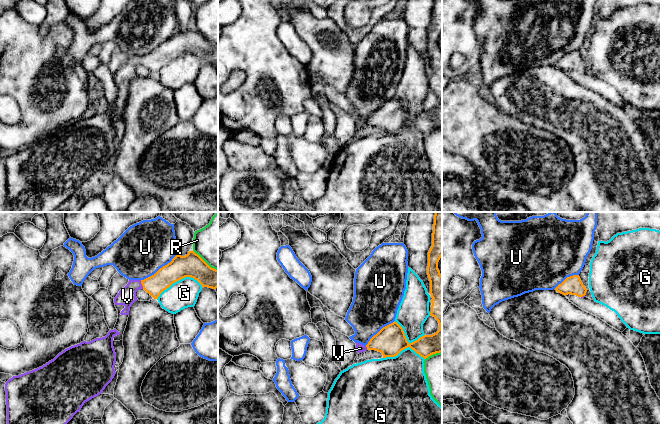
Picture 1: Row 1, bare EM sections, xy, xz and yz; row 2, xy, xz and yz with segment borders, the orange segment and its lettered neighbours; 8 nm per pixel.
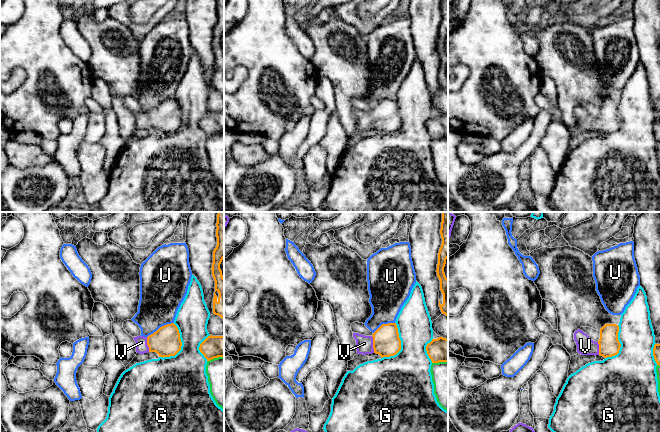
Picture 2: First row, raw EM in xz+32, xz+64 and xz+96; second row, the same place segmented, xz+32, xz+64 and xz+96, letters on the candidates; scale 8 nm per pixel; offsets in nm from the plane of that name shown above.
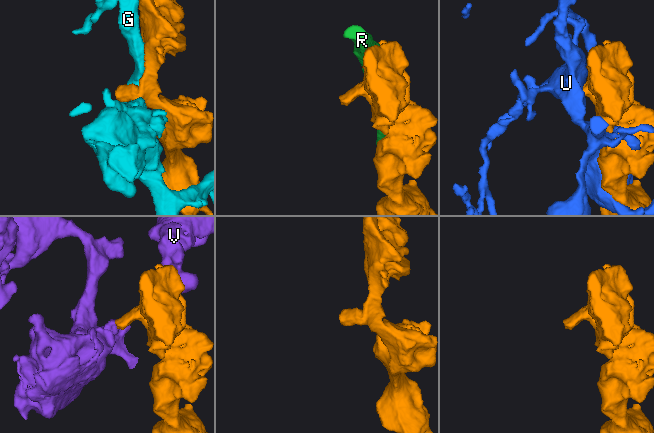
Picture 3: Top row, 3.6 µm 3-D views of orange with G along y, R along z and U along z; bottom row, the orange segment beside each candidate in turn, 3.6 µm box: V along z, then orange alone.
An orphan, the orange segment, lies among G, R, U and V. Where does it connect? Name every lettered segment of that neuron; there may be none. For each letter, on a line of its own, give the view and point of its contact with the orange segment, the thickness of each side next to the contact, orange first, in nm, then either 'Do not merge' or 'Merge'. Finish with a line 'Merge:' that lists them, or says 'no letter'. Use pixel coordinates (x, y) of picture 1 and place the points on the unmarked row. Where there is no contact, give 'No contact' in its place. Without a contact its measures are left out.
G: Touches orange at xy (178, 56). Thickness 190 nm (orange) against 220 nm. Do not merge
R: Touches orange at xy (204, 37). Thickness 190 nm (orange) against 340 nm. Do not merge
U: Touches orange at xy (160, 44). Thickness 190 nm (orange) against 400 nm. Do not merge
V: Touches orange at xy (141, 59). Thickness 160 nm (orange) against 140 nm. Merge
Merge: V

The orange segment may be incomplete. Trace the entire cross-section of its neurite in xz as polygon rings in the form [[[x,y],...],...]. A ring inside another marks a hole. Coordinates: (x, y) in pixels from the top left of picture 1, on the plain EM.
[[[433,0],[432,22],[428,28],[427,51],[430,57],[431,88],[439,99],[439,106],[432,111],[424,111],[409,119],[403,104],[393,98],[383,103],[374,111],[366,122],[356,119],[358,129],[368,126],[381,128],[383,134],[395,133],[402,126],[410,123],[424,135],[442,128],[442,51],[438,45],[438,38],[442,33],[442,0]]]

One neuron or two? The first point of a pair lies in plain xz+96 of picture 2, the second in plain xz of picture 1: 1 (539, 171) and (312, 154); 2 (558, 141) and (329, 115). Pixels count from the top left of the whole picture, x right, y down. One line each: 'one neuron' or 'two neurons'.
1: one neuron
2: one neuron

